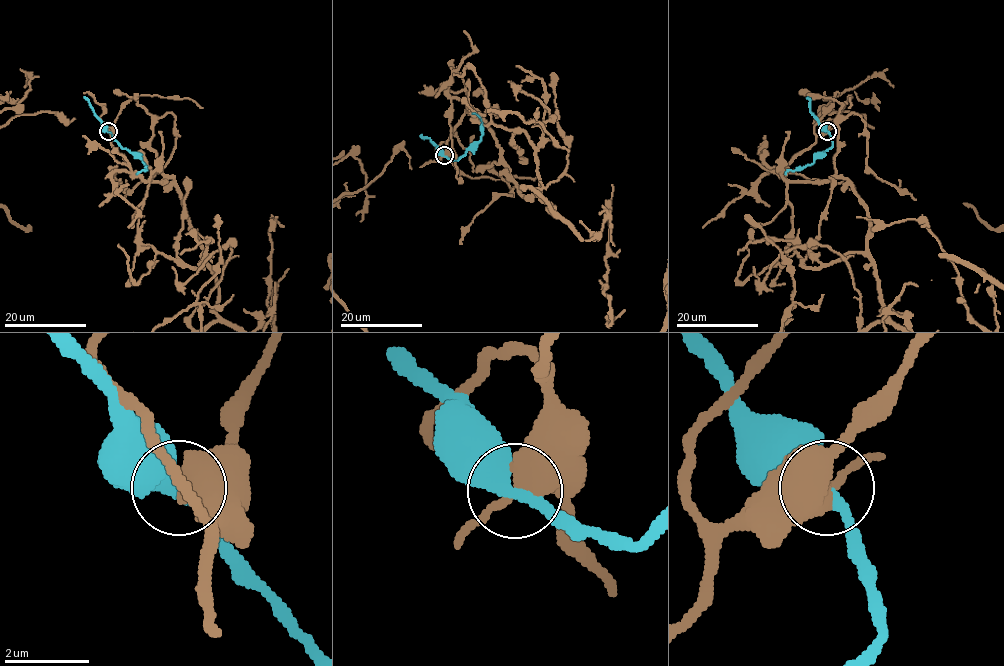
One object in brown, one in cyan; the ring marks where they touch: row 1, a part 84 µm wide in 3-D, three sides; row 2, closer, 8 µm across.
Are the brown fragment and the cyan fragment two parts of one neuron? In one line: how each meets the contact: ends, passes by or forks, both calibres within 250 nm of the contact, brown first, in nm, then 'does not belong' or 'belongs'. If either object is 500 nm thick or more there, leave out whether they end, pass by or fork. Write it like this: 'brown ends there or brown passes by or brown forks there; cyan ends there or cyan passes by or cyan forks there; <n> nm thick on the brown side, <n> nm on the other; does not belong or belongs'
brown passes by; cyan passes by; 480 nm thick on the brown side, 440 nm on the other; does not belong

